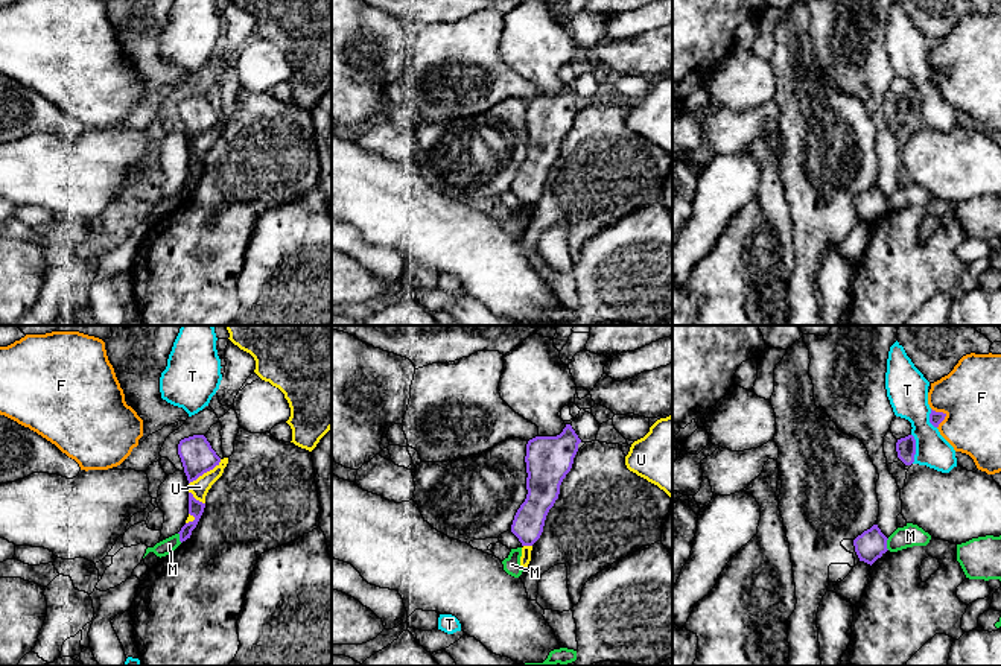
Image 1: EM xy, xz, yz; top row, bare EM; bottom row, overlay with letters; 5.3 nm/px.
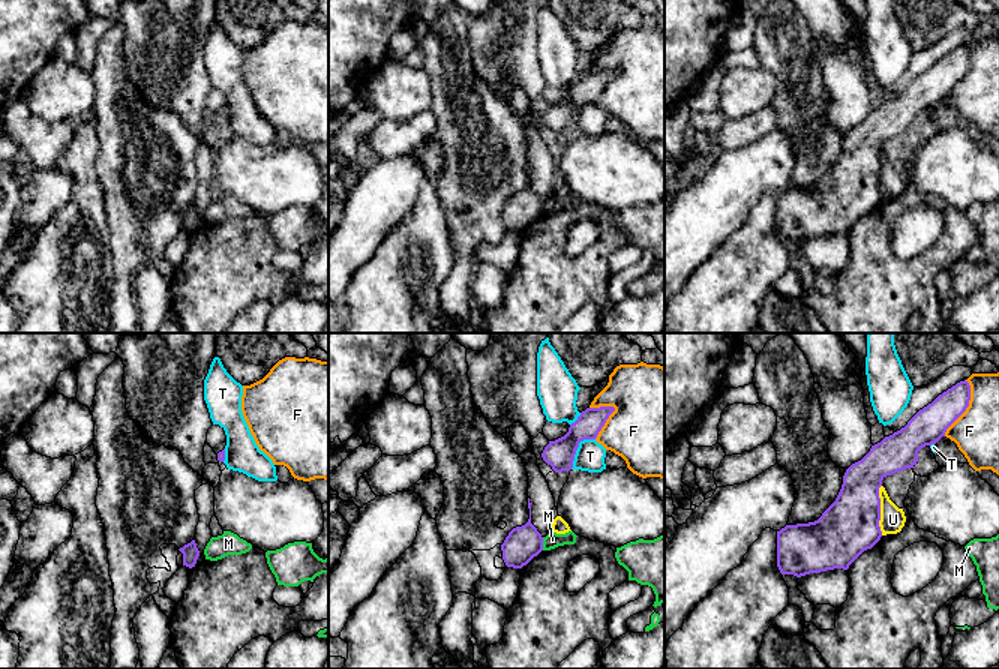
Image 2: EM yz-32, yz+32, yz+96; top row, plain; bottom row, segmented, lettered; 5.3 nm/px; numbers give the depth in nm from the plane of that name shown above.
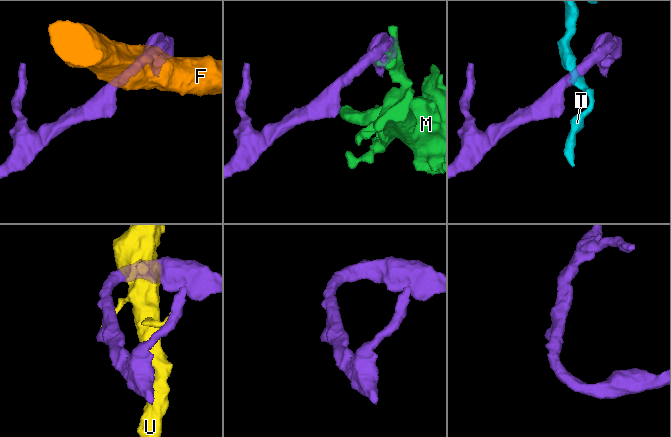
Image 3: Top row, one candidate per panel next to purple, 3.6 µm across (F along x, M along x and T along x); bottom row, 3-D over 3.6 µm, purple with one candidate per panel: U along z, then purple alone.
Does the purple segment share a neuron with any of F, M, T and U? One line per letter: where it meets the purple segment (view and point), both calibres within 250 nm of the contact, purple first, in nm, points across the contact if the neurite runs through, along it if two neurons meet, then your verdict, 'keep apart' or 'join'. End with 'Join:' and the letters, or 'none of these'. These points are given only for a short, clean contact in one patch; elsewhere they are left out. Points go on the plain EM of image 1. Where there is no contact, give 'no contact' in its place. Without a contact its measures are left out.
F: yz (945, 75) | 70/320 nm | keep apart
M: yz (886, 204) | 160/120 nm | along yz (889, 198), (887, 209) | keep apart
T: yz (915, 108) | 110/190 nm | along yz (912, 93), (915, 99), (913, 122) | keep apart
U: xy (204, 131) | 180/90 nm | keep apart
Join: none of these

